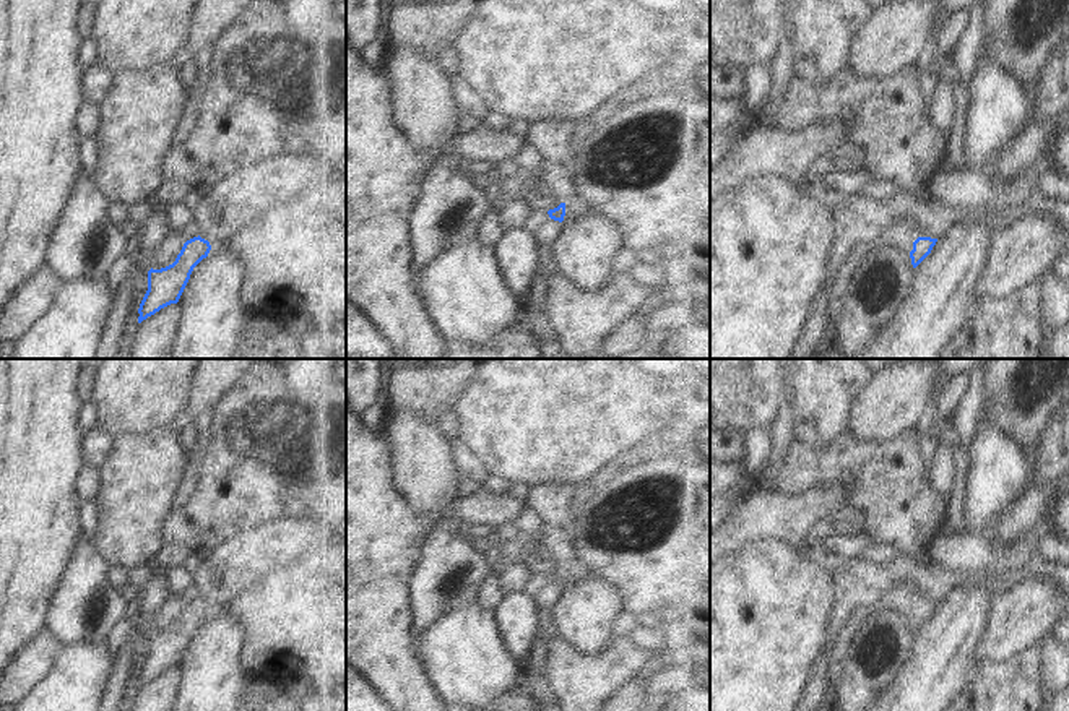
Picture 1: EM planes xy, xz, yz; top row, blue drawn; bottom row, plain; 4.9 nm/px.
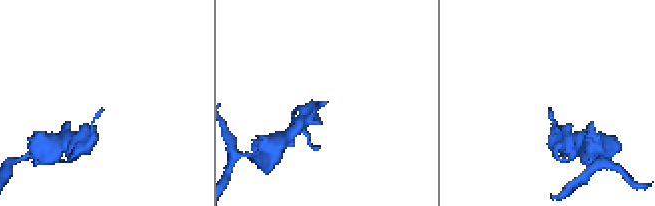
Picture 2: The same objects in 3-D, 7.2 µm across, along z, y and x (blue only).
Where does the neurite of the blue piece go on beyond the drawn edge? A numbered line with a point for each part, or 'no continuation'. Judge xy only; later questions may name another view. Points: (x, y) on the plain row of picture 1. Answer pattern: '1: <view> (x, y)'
no continuation

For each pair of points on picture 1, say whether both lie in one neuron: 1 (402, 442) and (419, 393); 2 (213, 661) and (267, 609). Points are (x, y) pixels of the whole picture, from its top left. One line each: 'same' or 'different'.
1: different
2: different

